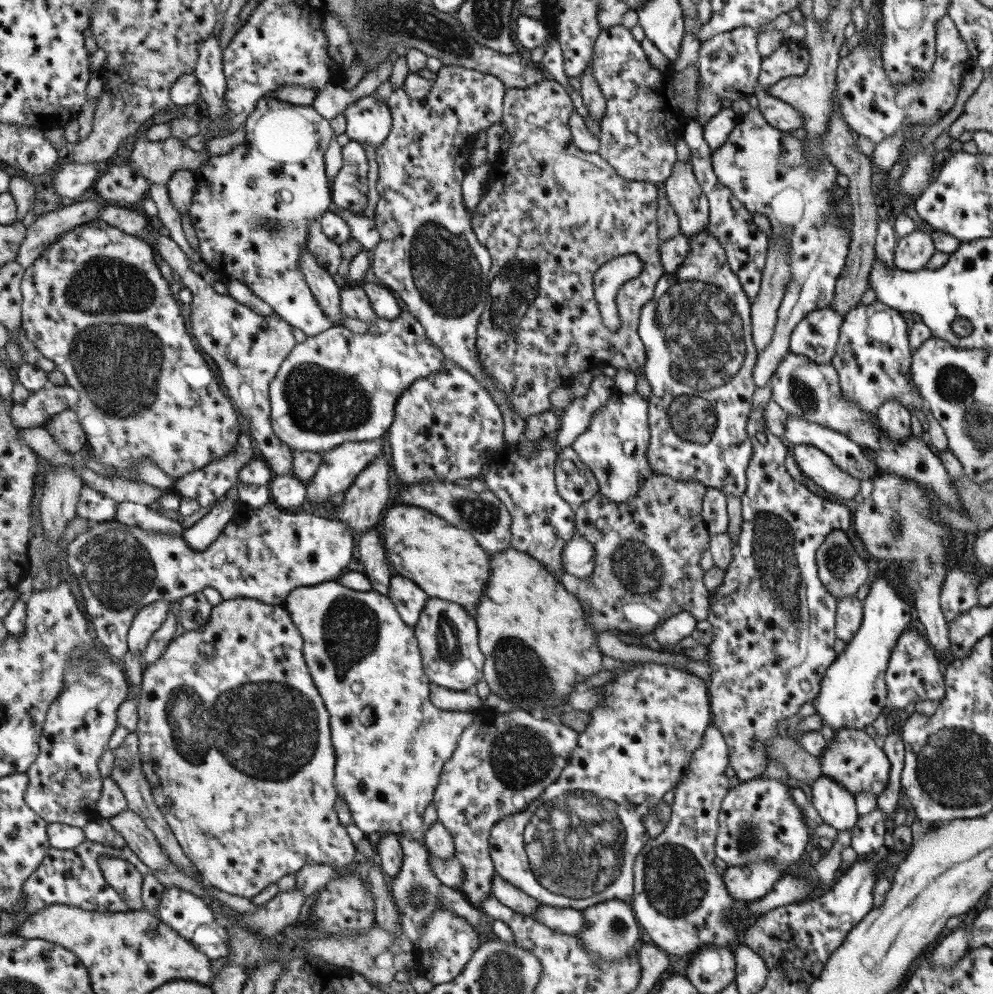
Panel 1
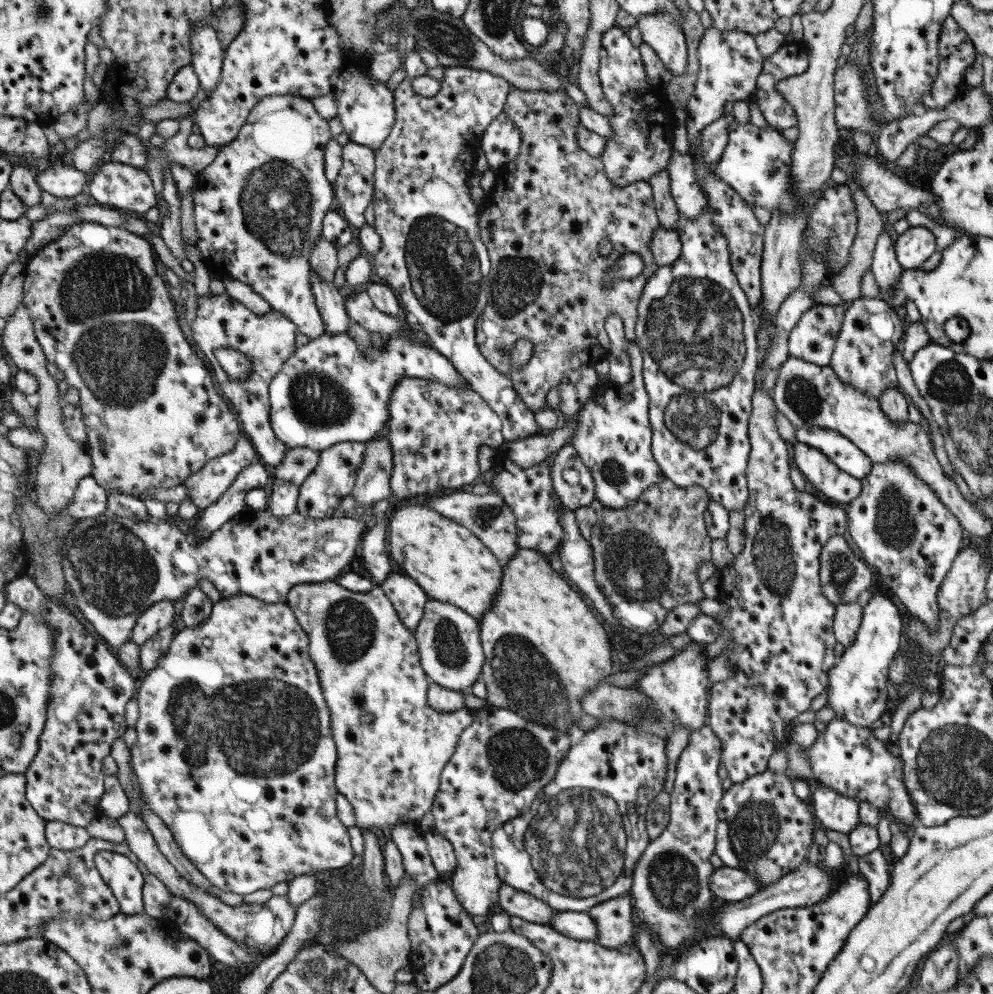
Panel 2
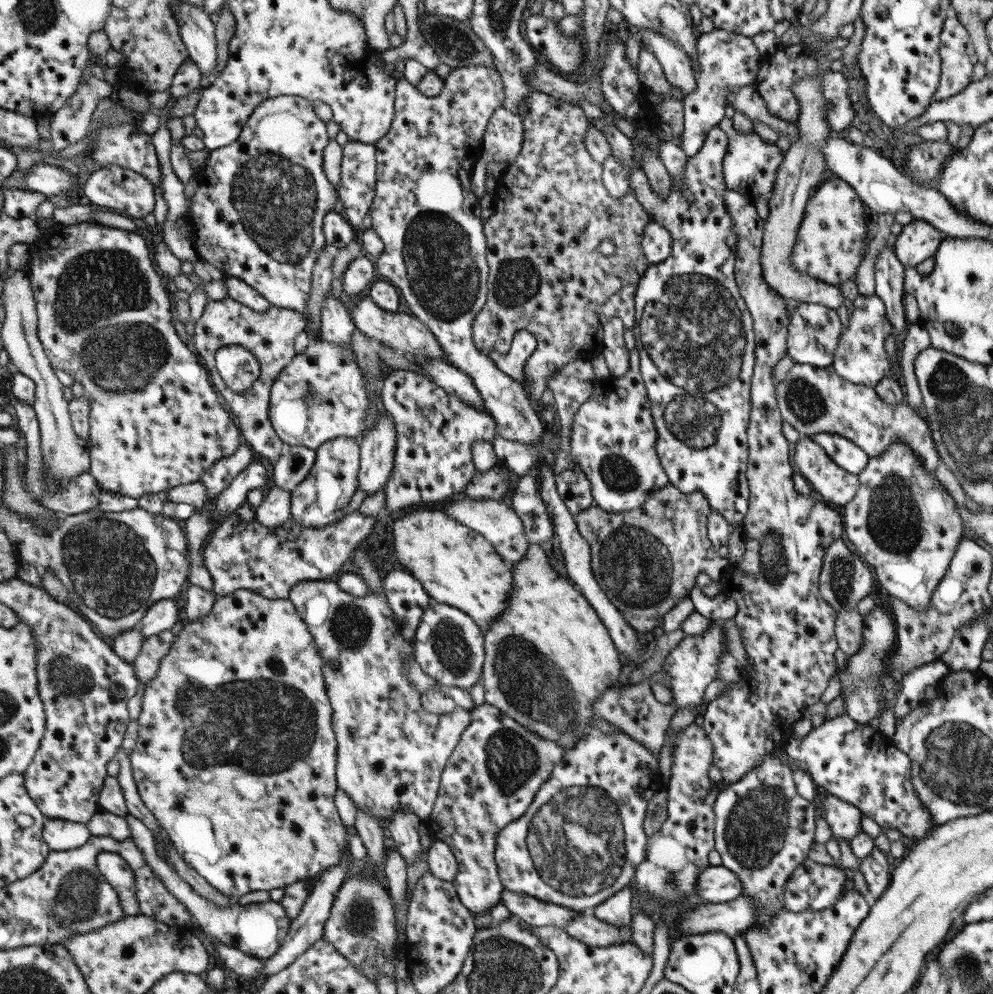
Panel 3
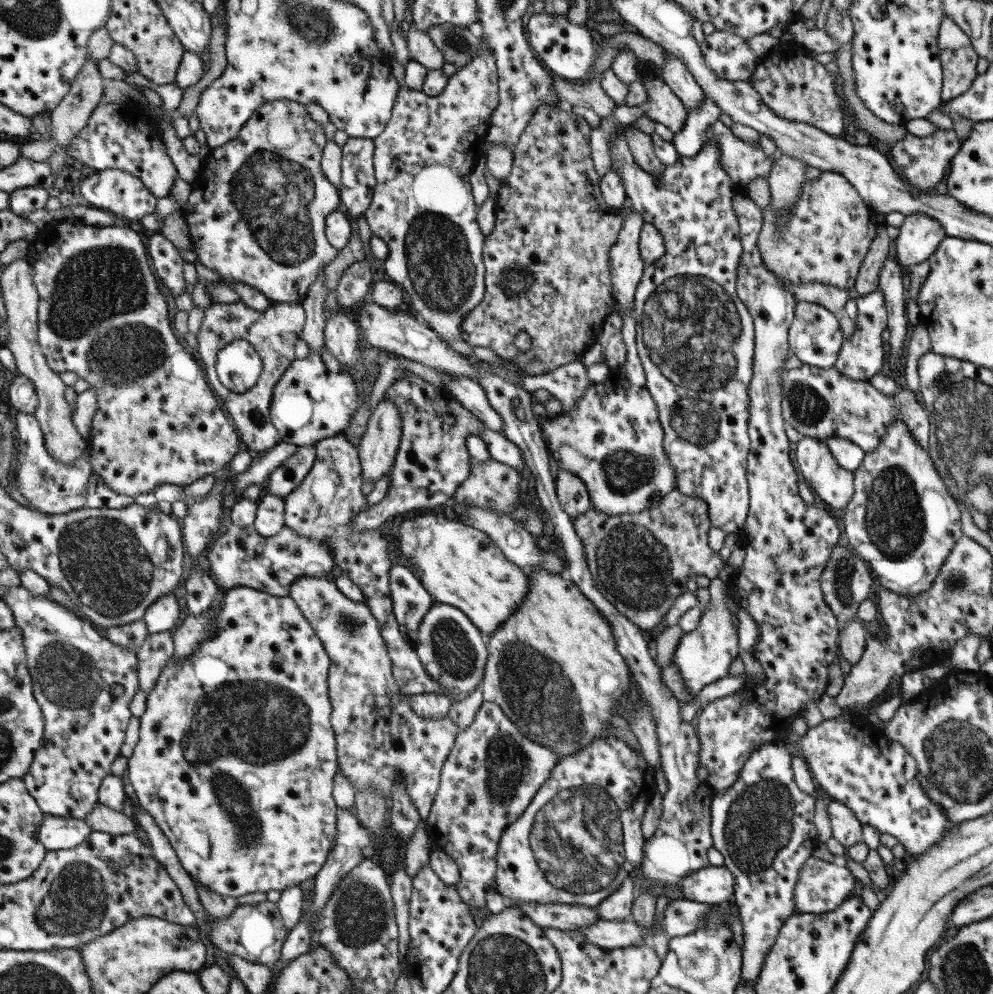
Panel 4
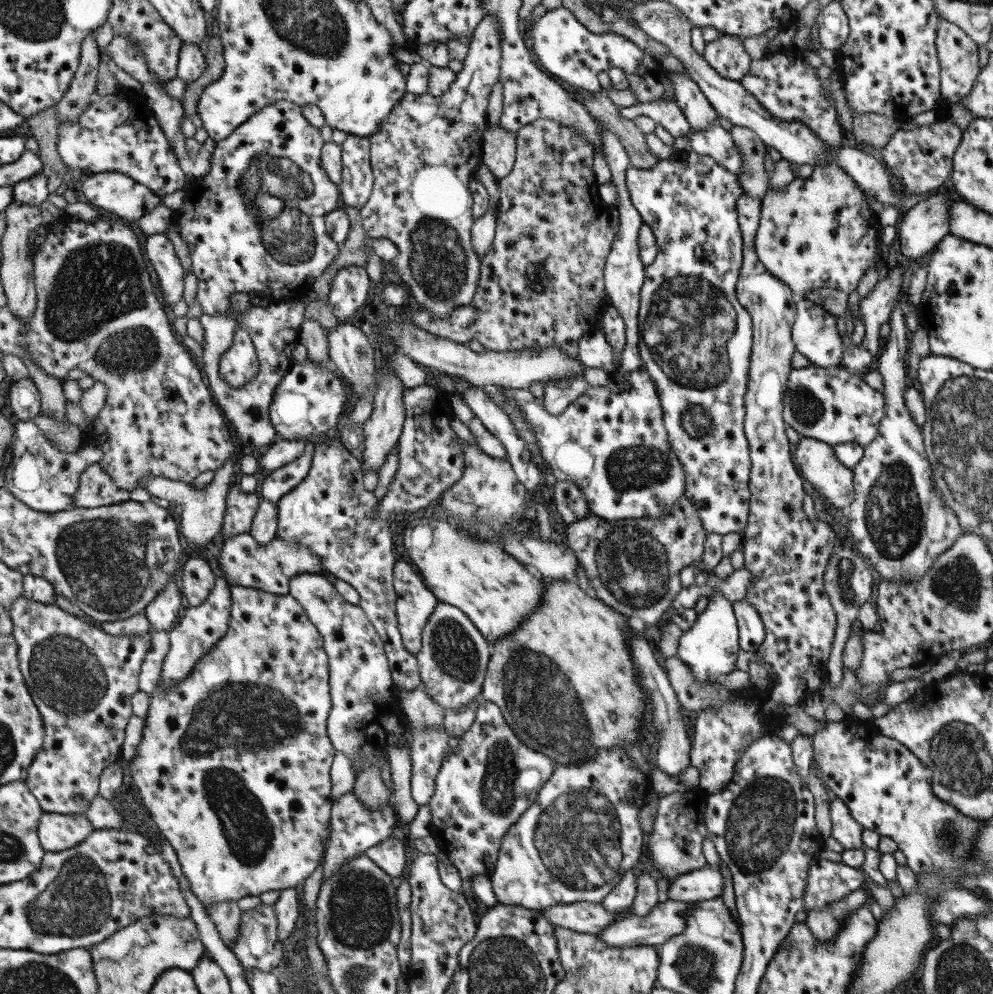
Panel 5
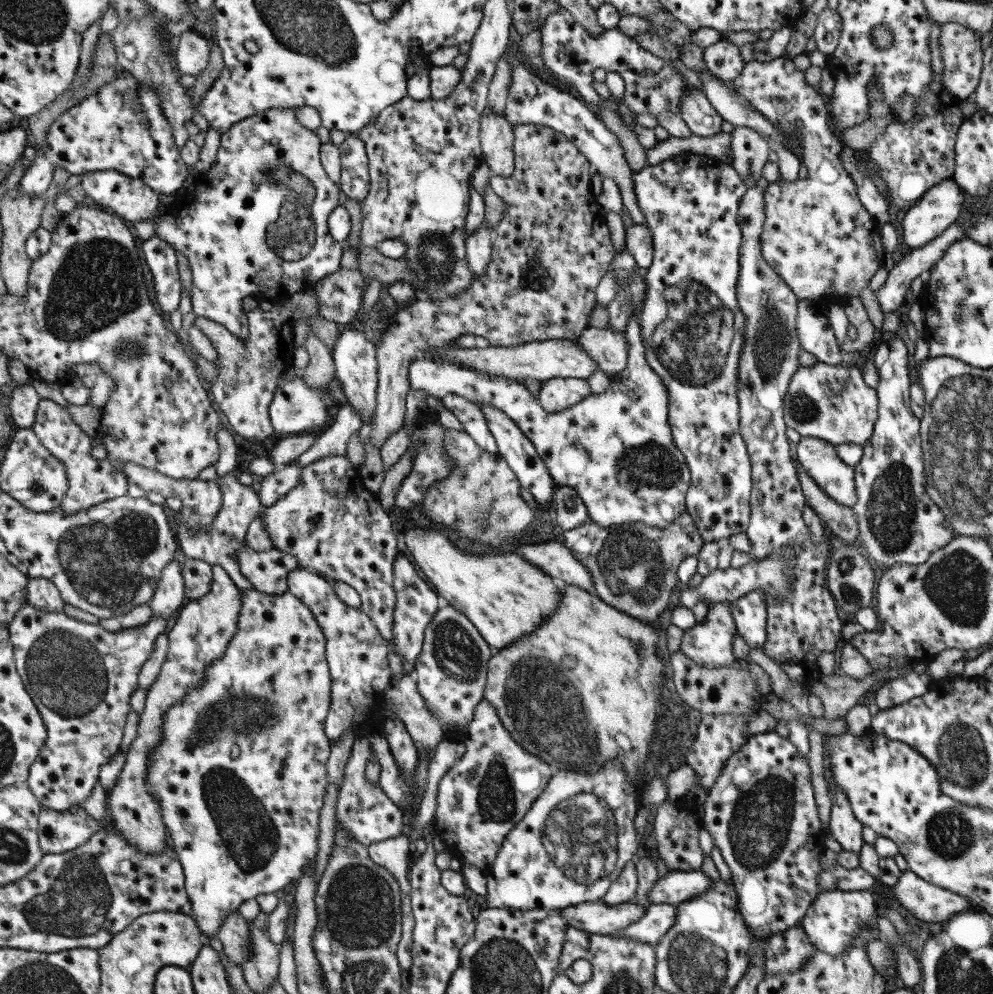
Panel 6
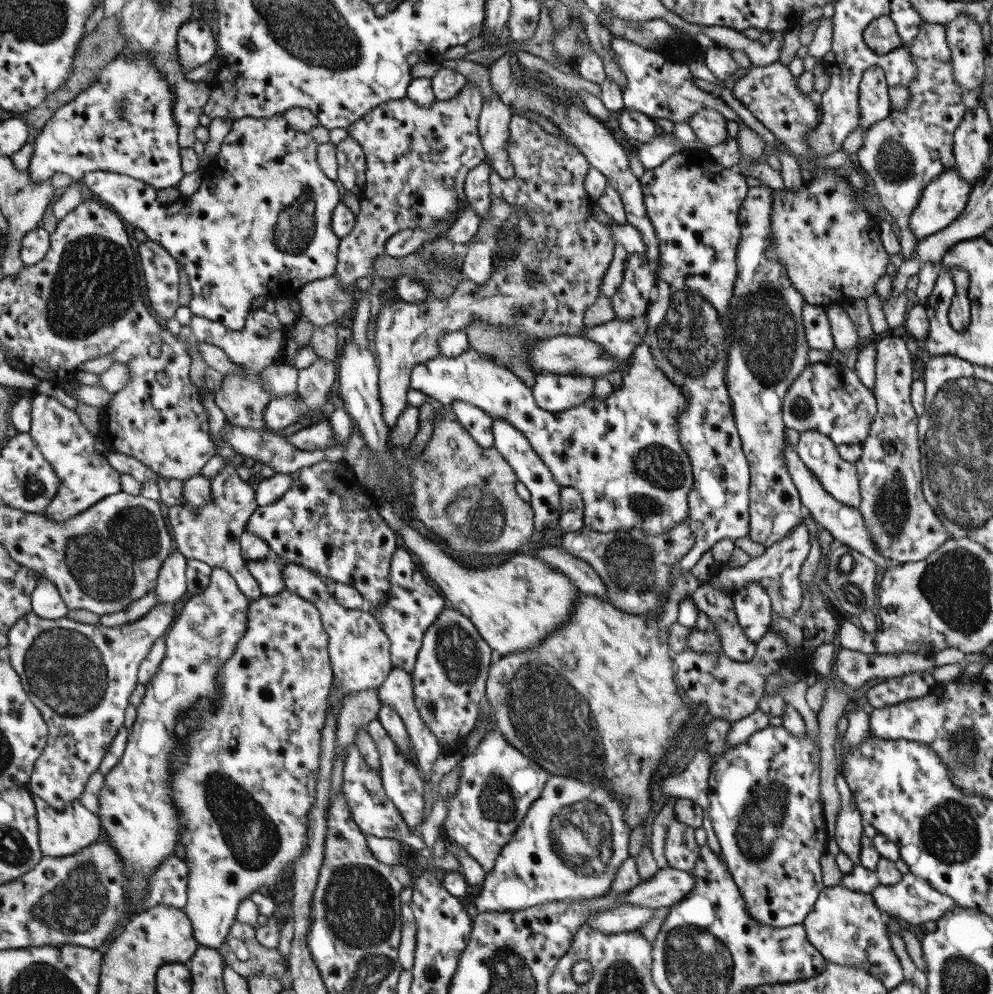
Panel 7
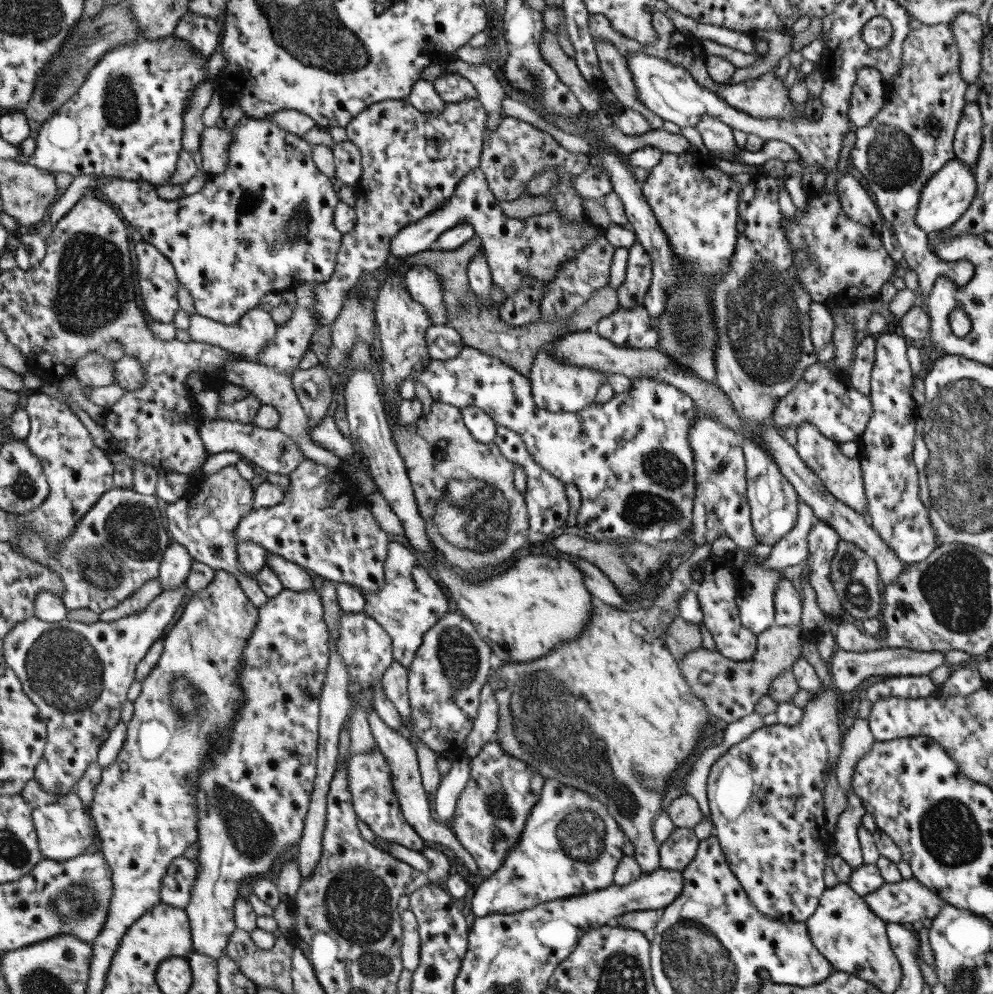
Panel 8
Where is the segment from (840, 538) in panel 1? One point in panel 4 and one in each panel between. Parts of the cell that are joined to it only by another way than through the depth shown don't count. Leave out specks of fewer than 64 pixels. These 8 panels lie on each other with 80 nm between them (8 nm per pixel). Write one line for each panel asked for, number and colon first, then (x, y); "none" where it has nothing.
2: (843, 576)
3: (844, 579)
4: (845, 581)

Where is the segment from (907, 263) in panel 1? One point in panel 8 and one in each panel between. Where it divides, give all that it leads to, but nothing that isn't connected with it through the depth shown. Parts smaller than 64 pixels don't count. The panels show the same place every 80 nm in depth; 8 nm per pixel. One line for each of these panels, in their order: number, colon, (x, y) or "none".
2: (912, 247)
3: (917, 240)
4: (918, 235)
5: (921, 227)
6: (940, 206)
7: (941, 201)
8: (945, 196)

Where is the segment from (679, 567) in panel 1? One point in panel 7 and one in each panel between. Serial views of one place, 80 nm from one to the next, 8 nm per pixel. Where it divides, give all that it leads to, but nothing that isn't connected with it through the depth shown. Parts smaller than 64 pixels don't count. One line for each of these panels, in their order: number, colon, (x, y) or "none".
2: (646, 556)
3: (645, 560)
4: (639, 562)
5: (632, 564)
6: (633, 566)
7: (634, 566)

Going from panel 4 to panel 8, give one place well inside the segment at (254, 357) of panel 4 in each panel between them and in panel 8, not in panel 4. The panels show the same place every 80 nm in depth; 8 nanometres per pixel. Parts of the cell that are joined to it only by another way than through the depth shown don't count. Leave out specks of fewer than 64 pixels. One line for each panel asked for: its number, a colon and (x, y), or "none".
5: (241, 363)
6: (259, 223)
7: (260, 224)
8: (266, 224)

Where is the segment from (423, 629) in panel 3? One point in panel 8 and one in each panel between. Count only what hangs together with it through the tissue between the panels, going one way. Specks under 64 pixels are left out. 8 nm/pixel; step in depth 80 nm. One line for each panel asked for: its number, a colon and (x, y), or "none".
4: (453, 650)
5: (453, 661)
6: (451, 672)
7: (450, 676)
8: (445, 681)

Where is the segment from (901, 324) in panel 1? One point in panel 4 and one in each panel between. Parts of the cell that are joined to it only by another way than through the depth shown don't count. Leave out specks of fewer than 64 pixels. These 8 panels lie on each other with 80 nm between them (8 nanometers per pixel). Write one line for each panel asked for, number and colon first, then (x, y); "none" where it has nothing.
2: (861, 357)
3: (859, 358)
4: (861, 356)

